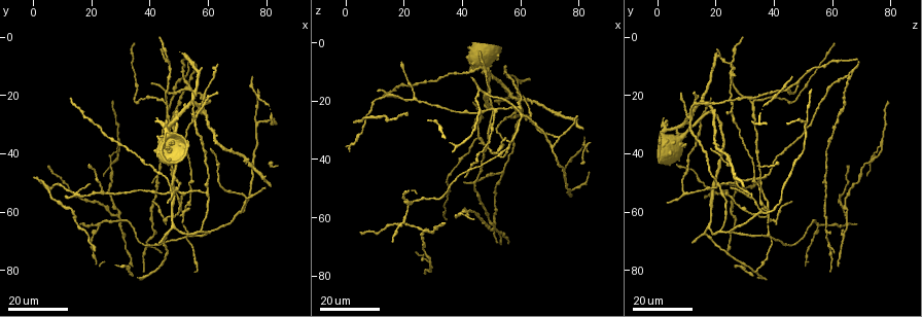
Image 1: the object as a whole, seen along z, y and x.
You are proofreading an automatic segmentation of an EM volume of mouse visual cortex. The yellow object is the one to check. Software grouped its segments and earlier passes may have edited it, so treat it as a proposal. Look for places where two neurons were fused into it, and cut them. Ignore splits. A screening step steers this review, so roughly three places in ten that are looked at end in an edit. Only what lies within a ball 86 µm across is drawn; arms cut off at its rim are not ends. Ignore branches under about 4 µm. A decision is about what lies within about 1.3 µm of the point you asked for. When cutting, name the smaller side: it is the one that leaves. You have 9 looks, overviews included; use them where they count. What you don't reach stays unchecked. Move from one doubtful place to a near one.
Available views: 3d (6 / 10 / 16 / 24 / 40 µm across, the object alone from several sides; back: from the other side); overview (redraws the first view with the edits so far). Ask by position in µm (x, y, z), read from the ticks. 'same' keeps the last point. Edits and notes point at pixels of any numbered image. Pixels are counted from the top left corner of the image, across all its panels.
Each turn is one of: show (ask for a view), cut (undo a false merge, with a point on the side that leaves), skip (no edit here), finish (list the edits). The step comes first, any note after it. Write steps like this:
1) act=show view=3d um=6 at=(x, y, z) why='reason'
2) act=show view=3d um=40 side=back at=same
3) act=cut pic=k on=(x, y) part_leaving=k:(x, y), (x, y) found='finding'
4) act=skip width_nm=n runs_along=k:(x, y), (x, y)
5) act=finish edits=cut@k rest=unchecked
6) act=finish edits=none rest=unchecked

act=show view=3d um=24 at=(39, 71, 59) why='small branch off a trunk'

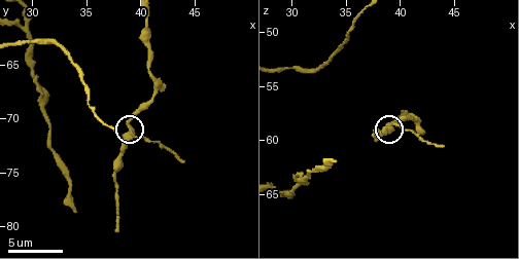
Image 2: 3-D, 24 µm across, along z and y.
act=show view=3d um=6 at=(39.4, 71.6, 58.6)

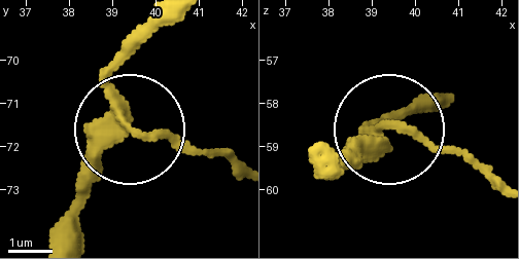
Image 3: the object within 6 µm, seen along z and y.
act=skip runs_along=3:(440, 103), (373, 124), (417, 128), (491, 169) found='all the same neuron'

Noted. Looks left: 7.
act=show view=3d um=24 at=(53, 69, 38)

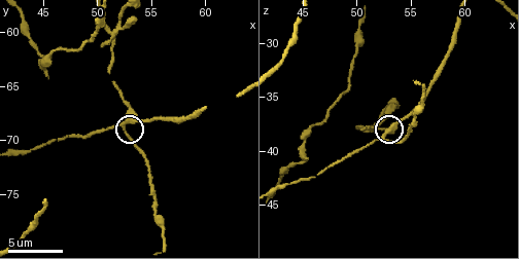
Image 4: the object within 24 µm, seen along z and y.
act=show view=3d um=10 at=(53.0, 68.0, 38.2)

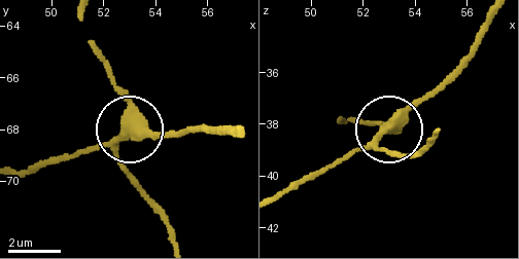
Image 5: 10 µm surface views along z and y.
act=skip width_nm=370 found='all the same neuron'

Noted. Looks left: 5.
act=show view=3d um=10 at=(29.0, 61.4, 64.8) why='arms part here'

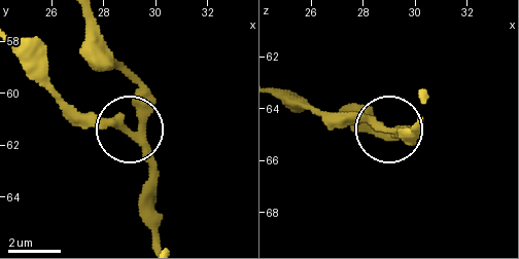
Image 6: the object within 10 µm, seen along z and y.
act=skip runs_along=6:(152, 236), (150, 156), (144, 143), (104, 119), (67, 117) found='all the same neuron'

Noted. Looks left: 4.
act=show view=3d um=16 at=(53, 18, 44) why='four or more arms meet'

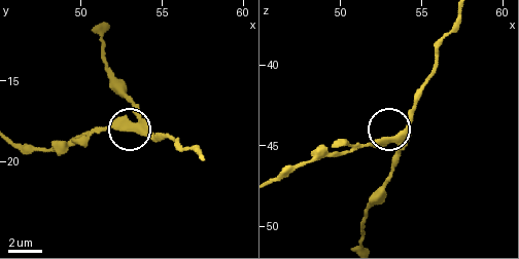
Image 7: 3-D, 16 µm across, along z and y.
act=show view=3d um=6 at=(52.9, 17.6, 44.8)

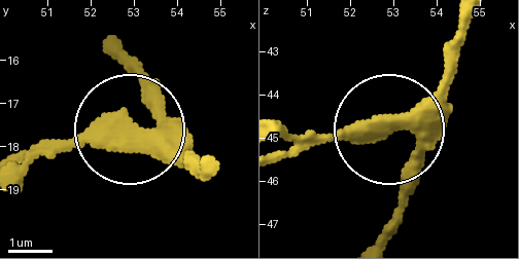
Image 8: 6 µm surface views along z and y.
act=skip side_arm_um=16 arms=4 found='all the same neuron'

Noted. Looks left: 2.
act=finish edits=none rest=unchecked

